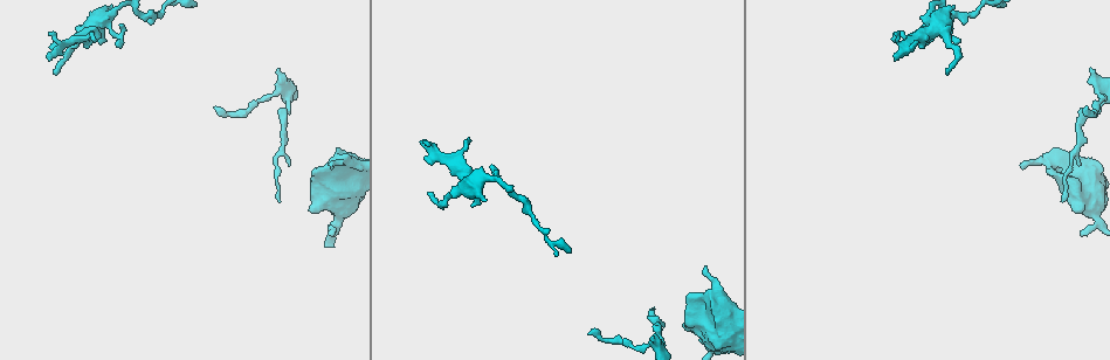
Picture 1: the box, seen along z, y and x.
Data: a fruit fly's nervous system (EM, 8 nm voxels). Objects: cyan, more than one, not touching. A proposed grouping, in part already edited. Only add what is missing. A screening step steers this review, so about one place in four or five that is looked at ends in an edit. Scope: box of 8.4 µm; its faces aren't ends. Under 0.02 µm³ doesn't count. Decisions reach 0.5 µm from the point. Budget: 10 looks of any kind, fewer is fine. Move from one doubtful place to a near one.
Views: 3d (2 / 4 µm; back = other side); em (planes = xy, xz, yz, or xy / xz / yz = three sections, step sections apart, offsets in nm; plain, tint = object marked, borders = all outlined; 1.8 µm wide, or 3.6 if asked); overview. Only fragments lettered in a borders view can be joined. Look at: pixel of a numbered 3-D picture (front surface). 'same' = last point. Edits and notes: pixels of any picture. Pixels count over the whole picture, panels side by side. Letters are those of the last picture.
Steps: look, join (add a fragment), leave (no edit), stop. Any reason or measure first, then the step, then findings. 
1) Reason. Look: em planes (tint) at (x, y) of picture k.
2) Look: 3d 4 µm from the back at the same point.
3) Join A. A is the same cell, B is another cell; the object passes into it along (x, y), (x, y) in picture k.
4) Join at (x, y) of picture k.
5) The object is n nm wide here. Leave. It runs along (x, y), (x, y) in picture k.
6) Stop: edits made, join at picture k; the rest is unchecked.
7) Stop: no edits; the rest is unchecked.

An open end. Look: 3d 2 µm from the back at (1023, 168) of picture 1.

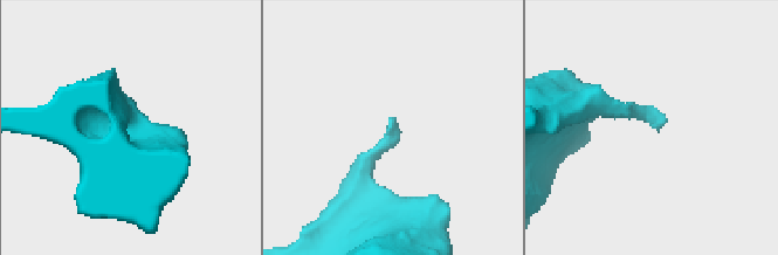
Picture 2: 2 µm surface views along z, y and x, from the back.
Need the tissue. Look: em xy step 8 (tint) at (667, 122) of picture 2.

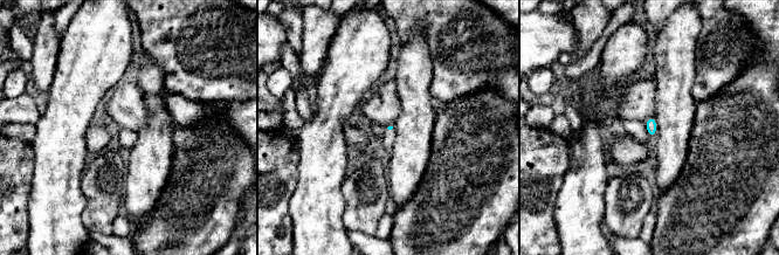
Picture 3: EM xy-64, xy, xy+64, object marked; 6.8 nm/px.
Cut it another way. Look: em planes (borders) at the same point.

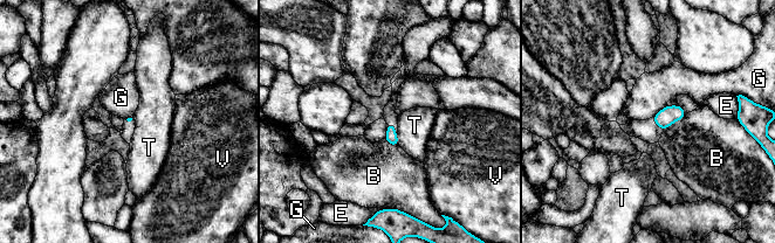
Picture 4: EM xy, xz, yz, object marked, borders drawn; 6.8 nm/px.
The longest contact is with B, 220 nm. Leave. B, E, G, T and V are other cells; a border runs along (678, 104), (664, 105), (652, 116) in picture 4; no lettered fragment goes on from it.

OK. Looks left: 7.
Thin end. Look: 3d 2 µm from the back at (1084, 106) of picture 1.

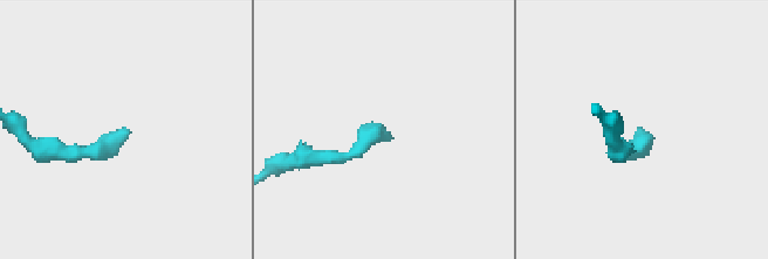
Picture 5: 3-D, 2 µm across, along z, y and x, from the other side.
Look: em planes (plain) at (385, 138) of picture 5.

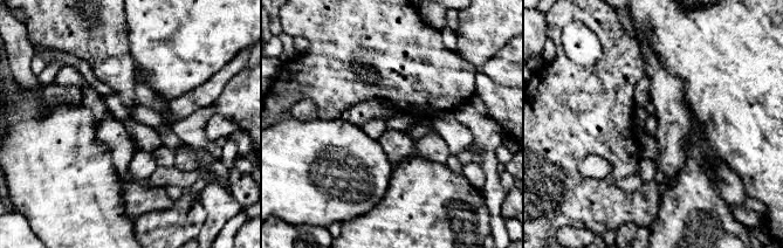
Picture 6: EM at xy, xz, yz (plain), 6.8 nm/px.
What lies round it. Look: em planes (borders) at the same point.

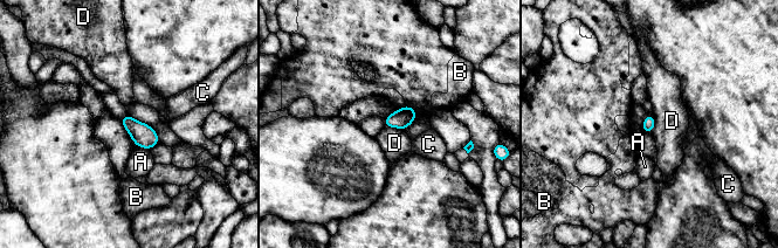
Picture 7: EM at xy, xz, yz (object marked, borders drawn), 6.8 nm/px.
The longest contact is with D, 140 nm. Leave. A, B, C and D are other cells; a border runs along (385, 126), (396, 126), (404, 130) in picture 7; none of them fits.

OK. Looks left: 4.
Stops while still wide. Look: 3d 2 µm at (1078, 212) of picture 1.

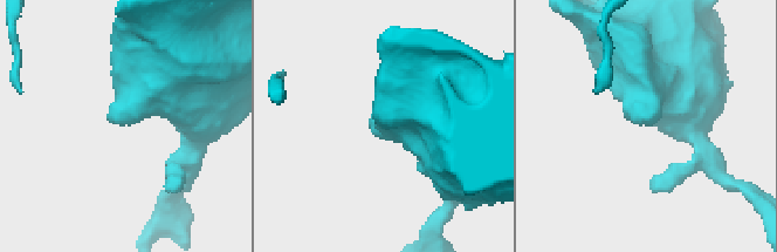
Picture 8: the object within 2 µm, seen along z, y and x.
Look: em planes (borders) at (370, 126) of picture 8.

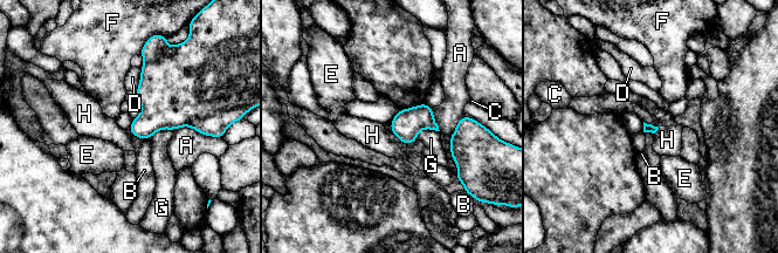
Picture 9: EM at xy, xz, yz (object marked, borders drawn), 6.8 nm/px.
Leave. A, B, C, D, E, F, G and H are other cells; a border runs along (391, 130), (407, 145) in picture 9; no lettered fragment goes on from it.

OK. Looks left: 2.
Free end. Look: em planes (tint) at (477, 204) of picture 1.

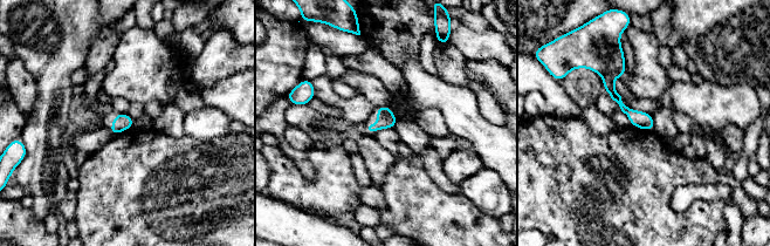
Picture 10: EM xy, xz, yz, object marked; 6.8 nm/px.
What lies round it. Look: em planes (borders) at the same point.

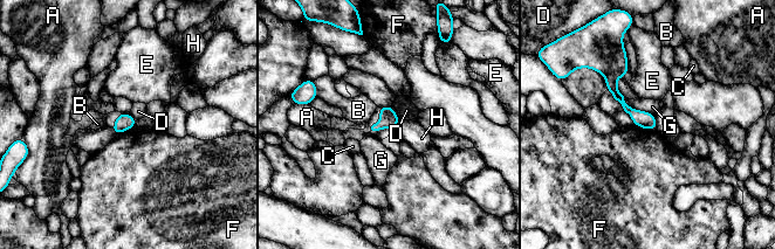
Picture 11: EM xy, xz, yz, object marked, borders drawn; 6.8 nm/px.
The longest contact is with G, 260 nm. Leave. A, B, C, D, E, F, G and H are other cells; it runs along (615, 63), (612, 89), (653, 128) in picture 11; no lettered fragment goes on from it.

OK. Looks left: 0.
Stop: no edits; the rest is unchecked.

